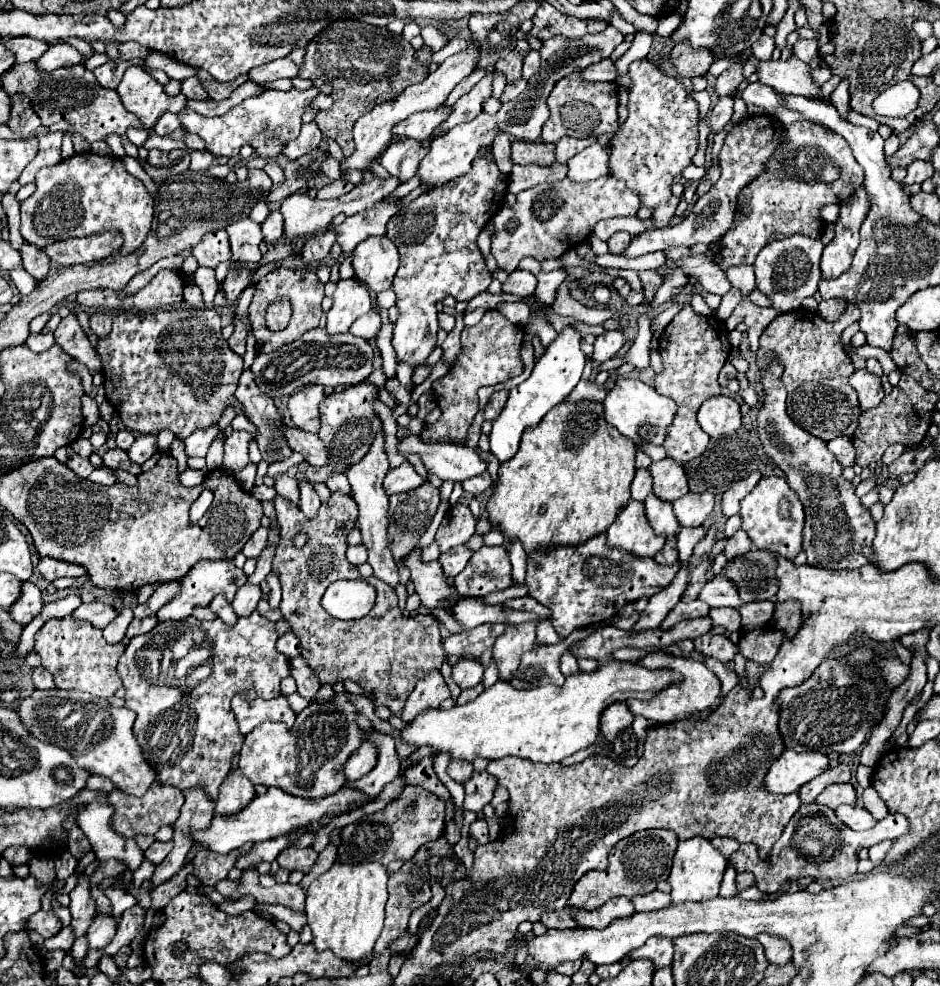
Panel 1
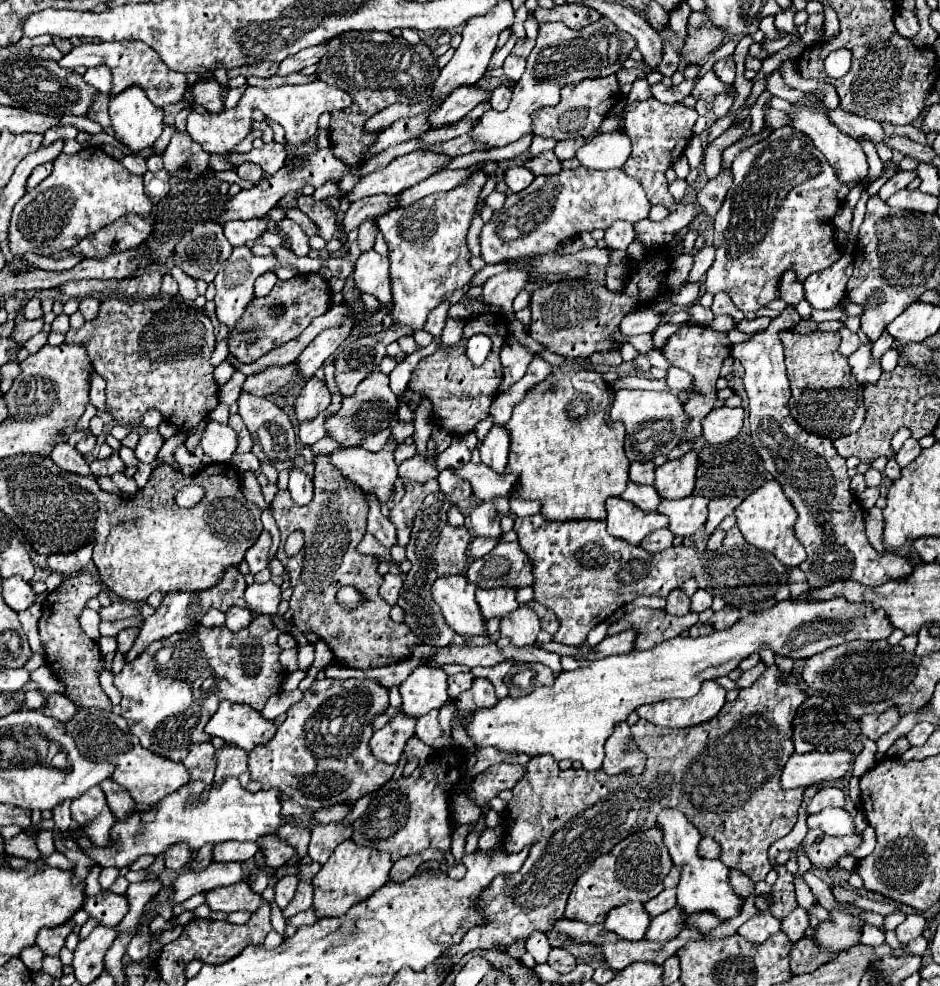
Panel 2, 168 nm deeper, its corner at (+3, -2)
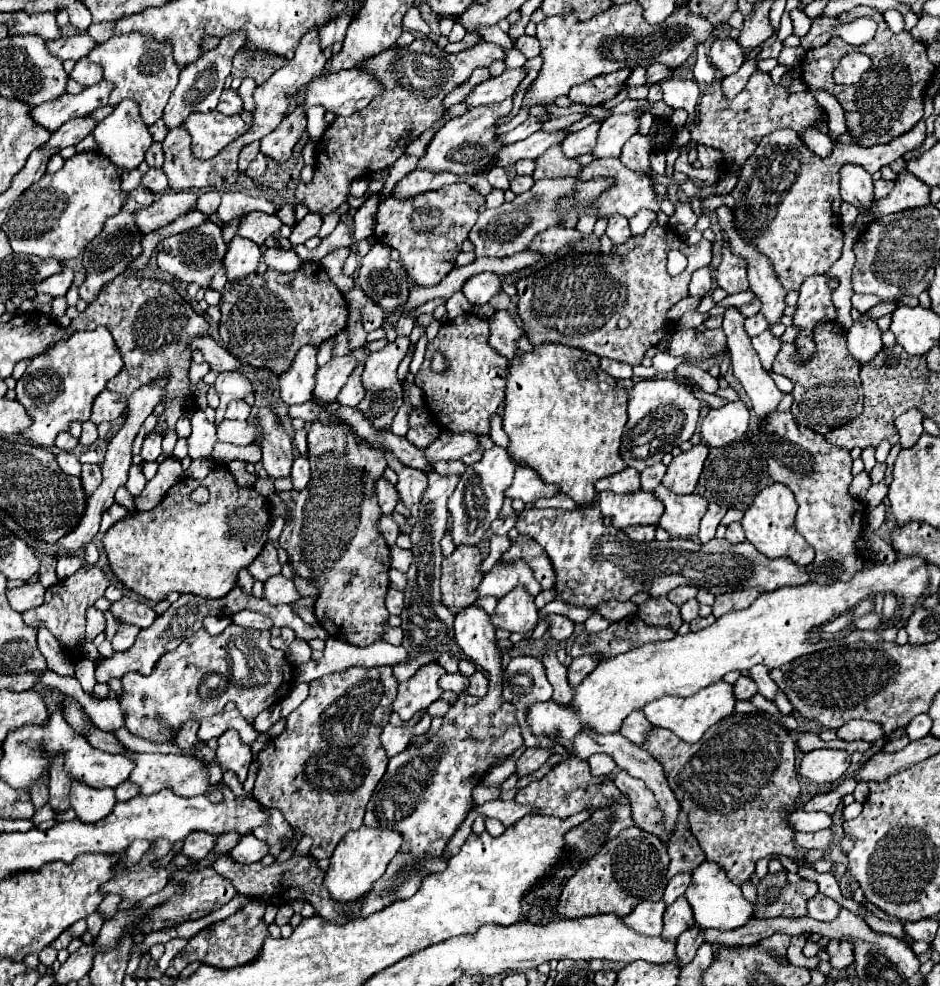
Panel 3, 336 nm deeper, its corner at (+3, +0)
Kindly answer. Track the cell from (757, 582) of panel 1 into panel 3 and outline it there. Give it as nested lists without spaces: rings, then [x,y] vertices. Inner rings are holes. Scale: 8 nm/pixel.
[[[591,505],[587,509],[577,511],[563,511],[563,509],[525,509],[519,513],[517,531],[521,535],[533,537],[549,555],[553,569],[557,573],[557,599],[579,605],[579,607],[597,607],[603,601],[617,599],[617,601],[629,601],[635,593],[649,593],[651,597],[667,595],[671,589],[679,585],[691,585],[697,589],[707,589],[713,595],[721,595],[733,589],[751,589],[759,587],[761,591],[773,591],[785,585],[805,585],[809,581],[809,571],[805,567],[795,565],[787,557],[769,559],[763,553],[759,553],[751,543],[743,541],[737,545],[727,543],[725,539],[713,539],[707,545],[701,545],[697,551],[691,551],[691,539],[669,539],[669,541],[649,541],[649,543],[637,543],[631,541],[621,529],[605,527],[603,515],[597,505]]]

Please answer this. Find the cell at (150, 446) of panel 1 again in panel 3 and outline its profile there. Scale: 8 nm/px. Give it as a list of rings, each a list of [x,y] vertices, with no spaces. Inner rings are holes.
[[[151,433],[151,435],[145,437],[143,449],[141,449],[143,461],[157,461],[159,459],[159,455],[163,453],[161,451],[161,441],[163,441],[163,437],[159,433]]]

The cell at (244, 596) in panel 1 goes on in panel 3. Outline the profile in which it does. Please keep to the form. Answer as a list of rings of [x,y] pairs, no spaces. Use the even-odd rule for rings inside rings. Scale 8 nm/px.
[[[275,575],[267,581],[265,585],[265,599],[271,603],[271,605],[281,605],[281,603],[295,603],[297,599],[301,599],[299,591],[295,589],[295,583],[293,579],[287,579],[283,575]]]

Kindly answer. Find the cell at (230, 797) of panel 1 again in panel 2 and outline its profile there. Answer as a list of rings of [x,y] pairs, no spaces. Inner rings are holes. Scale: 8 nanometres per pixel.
[[[225,745],[215,751],[217,767],[215,767],[215,785],[221,785],[227,777],[237,777],[243,787],[249,783],[247,769],[247,753],[235,745]]]

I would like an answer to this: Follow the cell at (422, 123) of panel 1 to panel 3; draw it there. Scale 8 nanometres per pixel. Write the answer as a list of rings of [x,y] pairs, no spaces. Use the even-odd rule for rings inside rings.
[[[519,67],[519,69],[505,69],[503,75],[499,77],[491,77],[487,81],[483,81],[481,85],[477,85],[471,95],[465,99],[465,103],[469,107],[477,107],[477,105],[489,105],[489,103],[501,103],[507,97],[513,97],[515,89],[519,87],[519,83],[525,79],[527,69]]]

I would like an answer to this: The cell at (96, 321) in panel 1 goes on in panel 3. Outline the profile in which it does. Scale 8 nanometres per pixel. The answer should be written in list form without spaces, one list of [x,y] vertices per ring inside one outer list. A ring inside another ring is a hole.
[[[137,187],[135,191],[131,191],[127,195],[127,201],[121,207],[121,211],[115,217],[109,217],[105,221],[105,225],[103,225],[103,231],[85,247],[85,251],[83,251],[83,269],[85,269],[87,277],[85,277],[83,285],[79,287],[81,299],[85,299],[87,303],[91,303],[91,299],[97,297],[99,289],[107,281],[111,281],[117,275],[121,275],[131,265],[131,261],[135,261],[141,255],[141,239],[143,239],[143,233],[137,229],[133,215],[137,211],[149,207],[153,201],[155,201],[155,195],[153,193],[147,193],[147,189],[143,189],[143,187]]]

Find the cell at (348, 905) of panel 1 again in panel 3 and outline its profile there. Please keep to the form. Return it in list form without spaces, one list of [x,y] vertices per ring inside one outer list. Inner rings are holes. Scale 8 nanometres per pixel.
[[[361,825],[359,829],[345,833],[329,859],[331,865],[329,865],[327,877],[323,881],[327,891],[331,893],[331,897],[335,897],[341,903],[347,903],[347,901],[357,899],[359,895],[367,893],[367,889],[371,889],[373,881],[377,881],[385,873],[389,861],[397,855],[401,843],[403,843],[401,833],[393,831],[393,829],[373,829],[373,827]]]

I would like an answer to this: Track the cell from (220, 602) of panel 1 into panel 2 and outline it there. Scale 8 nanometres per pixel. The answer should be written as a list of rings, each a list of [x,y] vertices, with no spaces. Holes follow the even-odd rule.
[[[229,607],[227,613],[225,613],[225,617],[227,617],[225,625],[227,625],[231,631],[243,629],[243,627],[253,619],[253,615],[251,615],[251,611],[247,611],[247,607]]]

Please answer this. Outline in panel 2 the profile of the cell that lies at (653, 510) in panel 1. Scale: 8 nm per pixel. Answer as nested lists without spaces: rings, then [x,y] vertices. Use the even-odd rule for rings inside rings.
[[[629,481],[627,489],[623,491],[621,497],[627,499],[627,501],[631,501],[631,503],[635,503],[641,511],[647,511],[647,513],[657,511],[657,505],[659,505],[659,501],[661,501],[661,497],[657,495],[655,487],[635,485],[635,483],[631,483],[631,481]]]

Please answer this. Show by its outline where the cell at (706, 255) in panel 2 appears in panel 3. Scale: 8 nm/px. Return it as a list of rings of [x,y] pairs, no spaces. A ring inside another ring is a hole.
[[[653,221],[643,235],[631,237],[629,241],[625,241],[621,245],[613,245],[613,249],[609,253],[565,255],[565,257],[545,265],[541,271],[535,271],[535,273],[515,281],[515,289],[517,289],[517,297],[519,297],[517,313],[523,321],[525,337],[533,345],[539,345],[545,341],[563,343],[563,345],[579,347],[579,349],[585,349],[599,357],[609,357],[613,361],[621,361],[627,365],[641,365],[645,351],[651,347],[657,347],[665,333],[675,331],[675,323],[671,323],[671,319],[667,317],[667,311],[675,303],[679,303],[681,299],[685,299],[689,295],[689,291],[687,291],[689,279],[697,269],[711,263],[712,247],[713,245],[704,238],[695,246],[687,245],[679,237],[677,231]],[[671,249],[683,251],[683,255],[687,257],[685,271],[675,277],[671,277],[665,271],[667,253]],[[619,317],[629,319],[627,329],[619,329],[619,325],[617,325]]]

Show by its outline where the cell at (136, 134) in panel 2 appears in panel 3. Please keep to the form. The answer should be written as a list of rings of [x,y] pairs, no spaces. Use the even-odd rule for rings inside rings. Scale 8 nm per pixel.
[[[121,101],[109,117],[105,117],[101,123],[97,123],[93,137],[95,137],[95,143],[97,143],[99,155],[105,157],[117,169],[117,173],[113,175],[115,179],[121,179],[121,175],[125,171],[137,169],[137,165],[145,159],[145,151],[153,143],[149,129],[143,125],[143,119],[139,117],[139,111],[135,109],[133,101]]]

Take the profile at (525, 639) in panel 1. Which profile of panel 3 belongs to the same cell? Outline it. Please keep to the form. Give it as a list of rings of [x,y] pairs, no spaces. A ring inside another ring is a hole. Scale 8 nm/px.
[[[517,585],[499,599],[491,623],[495,629],[507,629],[511,633],[531,631],[537,625],[537,607],[533,603],[533,595],[529,595],[523,585]]]

